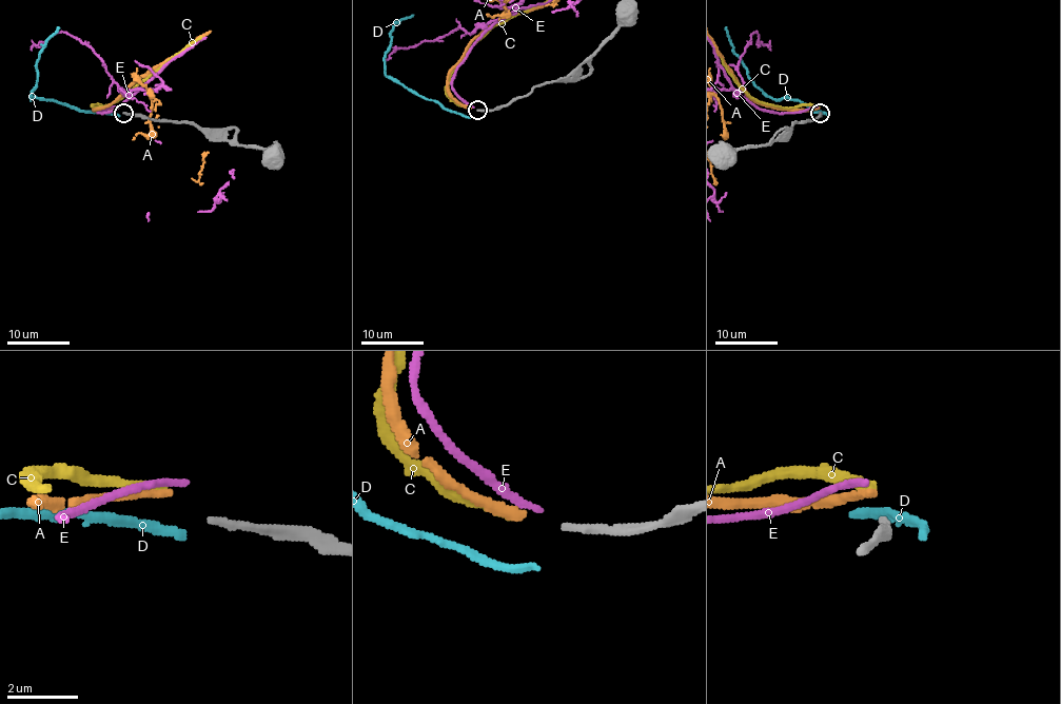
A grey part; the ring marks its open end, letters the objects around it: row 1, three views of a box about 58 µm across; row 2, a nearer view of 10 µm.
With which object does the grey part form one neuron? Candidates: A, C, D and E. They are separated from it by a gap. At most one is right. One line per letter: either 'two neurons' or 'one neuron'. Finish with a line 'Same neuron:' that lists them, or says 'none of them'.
A: two neurons
C: two neurons
D: two neurons
E: two neurons
Same neuron: none of them

